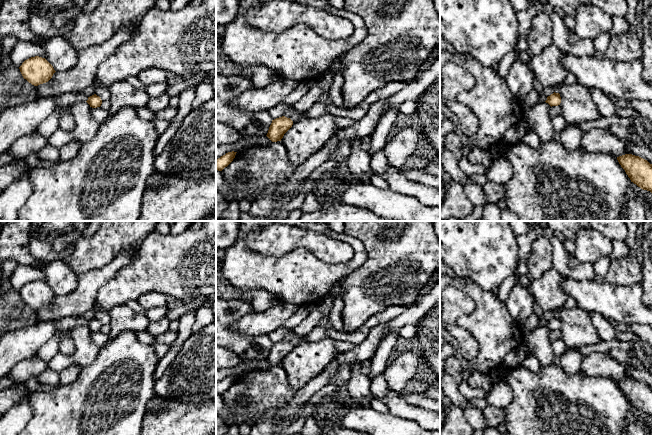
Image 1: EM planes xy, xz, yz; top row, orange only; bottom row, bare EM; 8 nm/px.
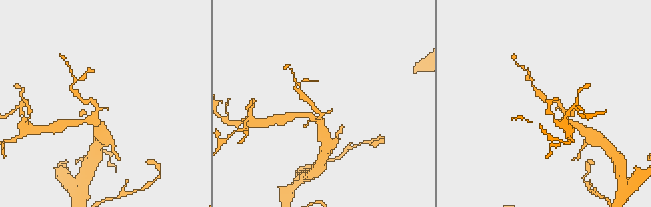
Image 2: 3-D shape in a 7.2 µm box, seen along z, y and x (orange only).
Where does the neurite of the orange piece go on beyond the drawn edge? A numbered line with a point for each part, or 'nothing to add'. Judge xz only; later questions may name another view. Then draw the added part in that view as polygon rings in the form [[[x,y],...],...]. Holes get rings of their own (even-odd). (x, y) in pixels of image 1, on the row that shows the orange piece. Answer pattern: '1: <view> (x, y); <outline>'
nothing to add

